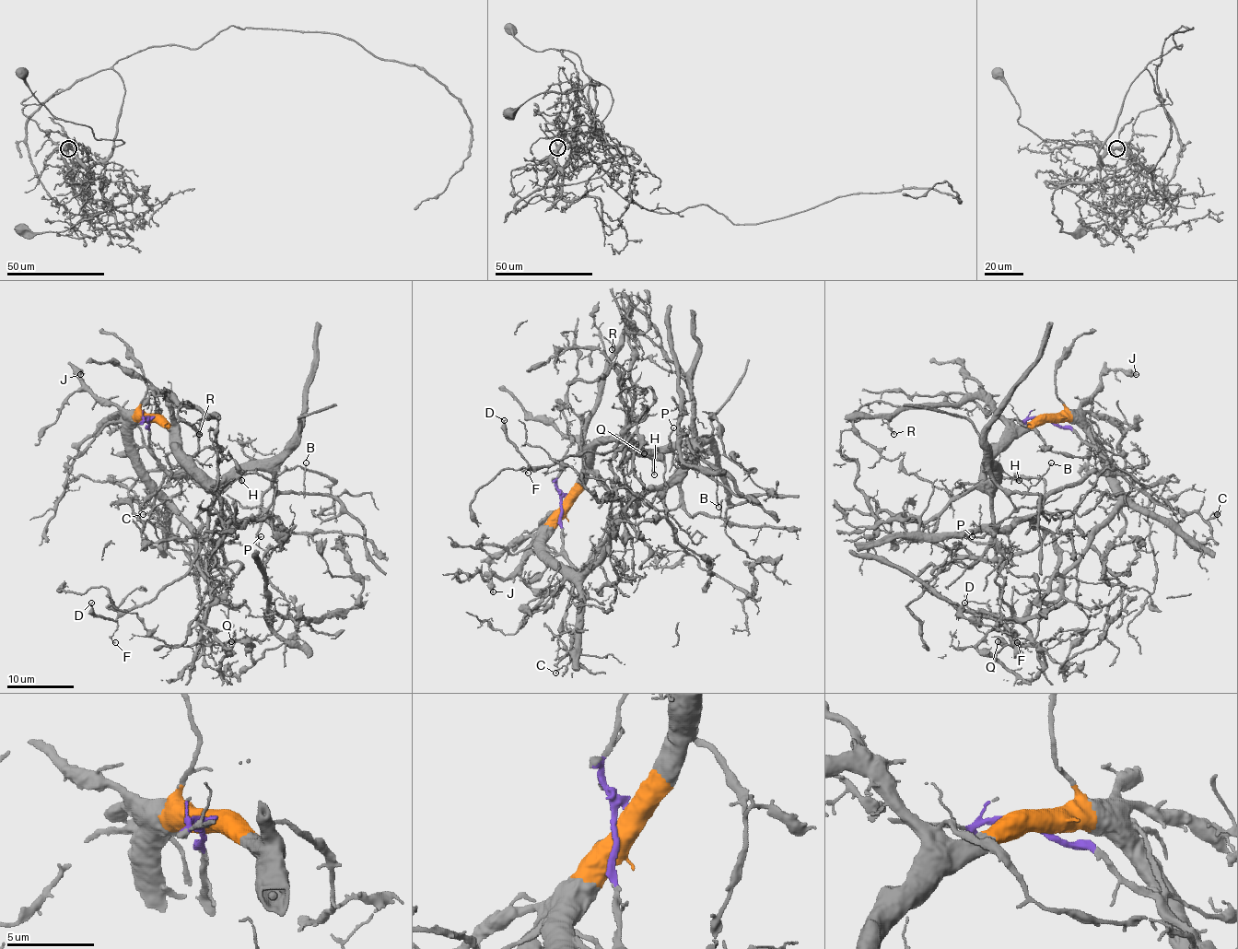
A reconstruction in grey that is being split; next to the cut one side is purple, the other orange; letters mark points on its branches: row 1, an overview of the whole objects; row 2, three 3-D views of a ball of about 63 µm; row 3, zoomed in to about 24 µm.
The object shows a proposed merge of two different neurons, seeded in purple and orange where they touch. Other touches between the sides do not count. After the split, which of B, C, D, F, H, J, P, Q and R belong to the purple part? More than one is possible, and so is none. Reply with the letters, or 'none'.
C, Q

